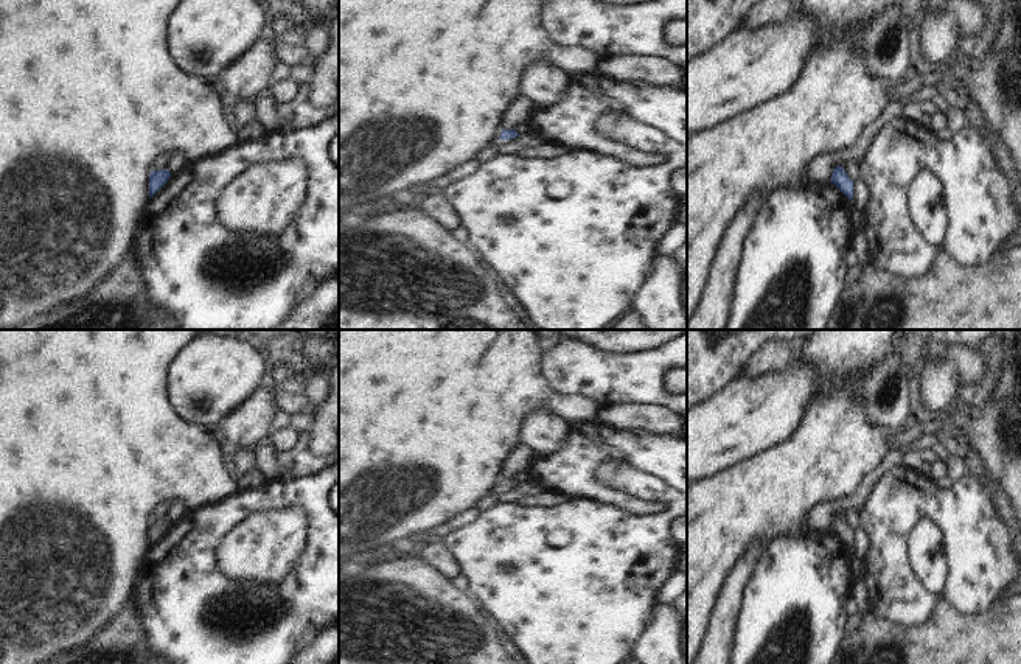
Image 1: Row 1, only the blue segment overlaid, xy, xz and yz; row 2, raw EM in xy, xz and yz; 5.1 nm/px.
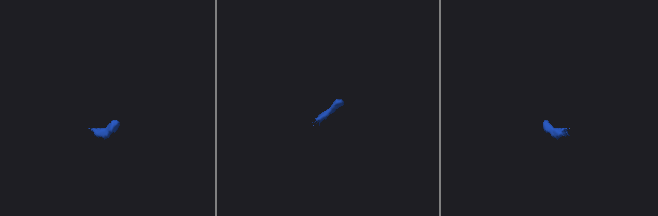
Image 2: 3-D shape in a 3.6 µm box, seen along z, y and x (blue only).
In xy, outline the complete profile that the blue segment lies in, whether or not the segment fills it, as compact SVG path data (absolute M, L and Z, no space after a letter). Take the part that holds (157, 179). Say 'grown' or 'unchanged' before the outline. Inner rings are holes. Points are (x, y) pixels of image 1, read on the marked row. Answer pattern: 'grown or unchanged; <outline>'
unchanged; M168 169L151 171L149 176L149 199L168 182L171 173Z

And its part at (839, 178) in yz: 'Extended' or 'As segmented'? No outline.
As segmented.

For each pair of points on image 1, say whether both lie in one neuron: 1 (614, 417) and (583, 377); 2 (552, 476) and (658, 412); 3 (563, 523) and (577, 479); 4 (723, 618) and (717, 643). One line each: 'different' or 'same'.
1: different
2: different
3: different
4: same

